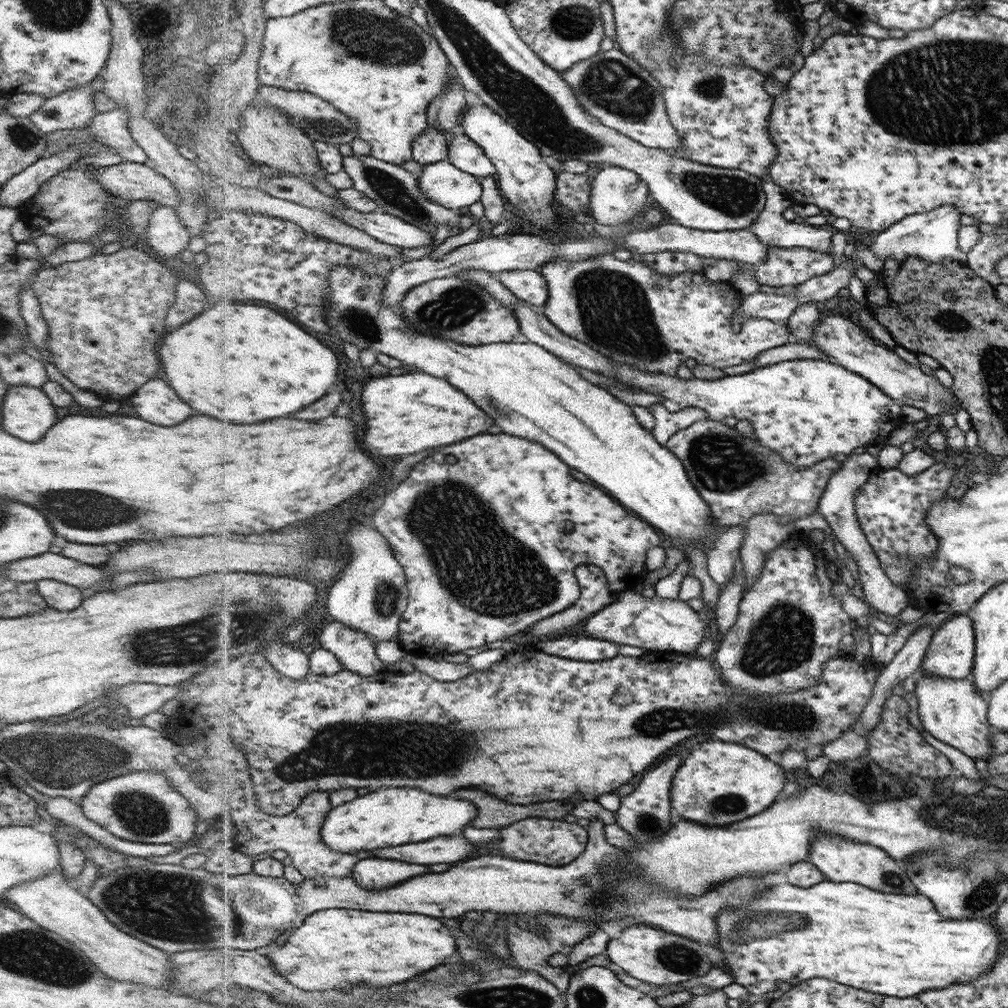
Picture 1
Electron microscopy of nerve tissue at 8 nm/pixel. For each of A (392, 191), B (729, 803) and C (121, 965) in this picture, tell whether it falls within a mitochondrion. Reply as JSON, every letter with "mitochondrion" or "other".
{"A":"mitochondrion","B":"mitochondrion","C":"other"}

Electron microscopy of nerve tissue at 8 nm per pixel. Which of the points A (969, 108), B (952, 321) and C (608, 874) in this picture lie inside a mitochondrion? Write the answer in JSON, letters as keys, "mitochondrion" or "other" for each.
{"A":"mitochondrion","B":"other","C":"other"}

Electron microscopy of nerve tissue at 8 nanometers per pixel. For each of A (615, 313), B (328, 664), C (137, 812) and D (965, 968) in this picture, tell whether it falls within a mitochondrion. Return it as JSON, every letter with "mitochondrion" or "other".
{"A":"mitochondrion","B":"other","C":"mitochondrion","D":"other"}

